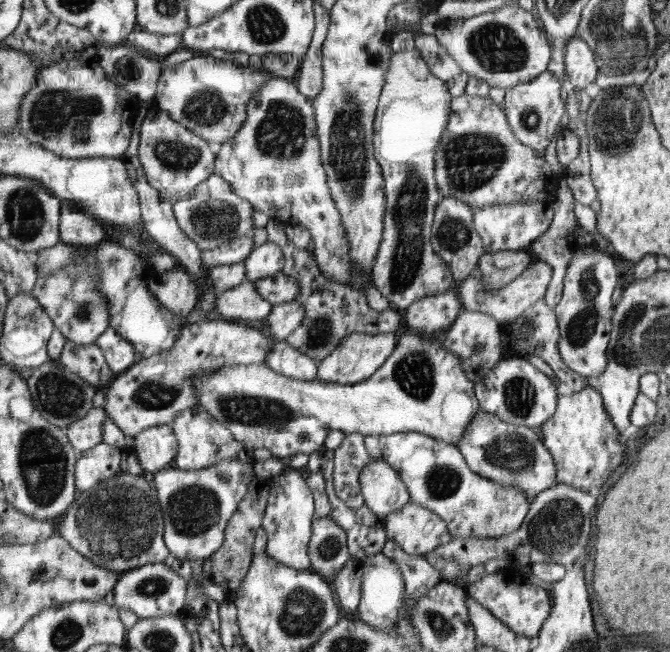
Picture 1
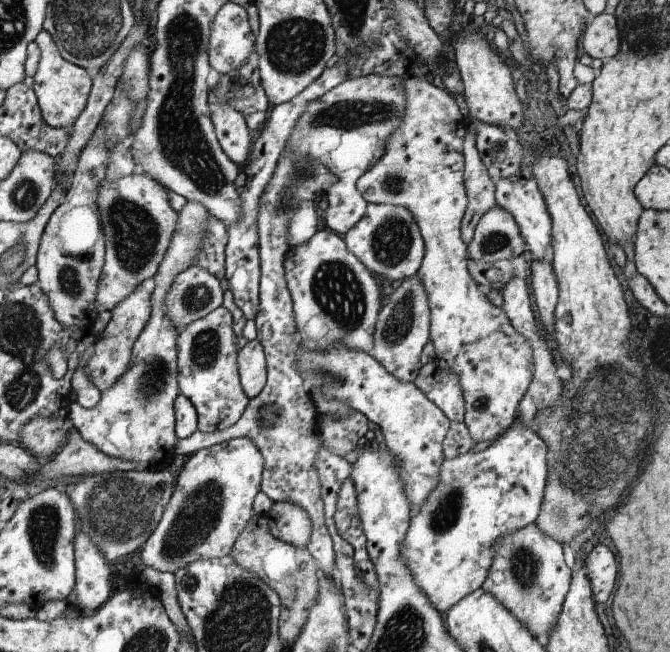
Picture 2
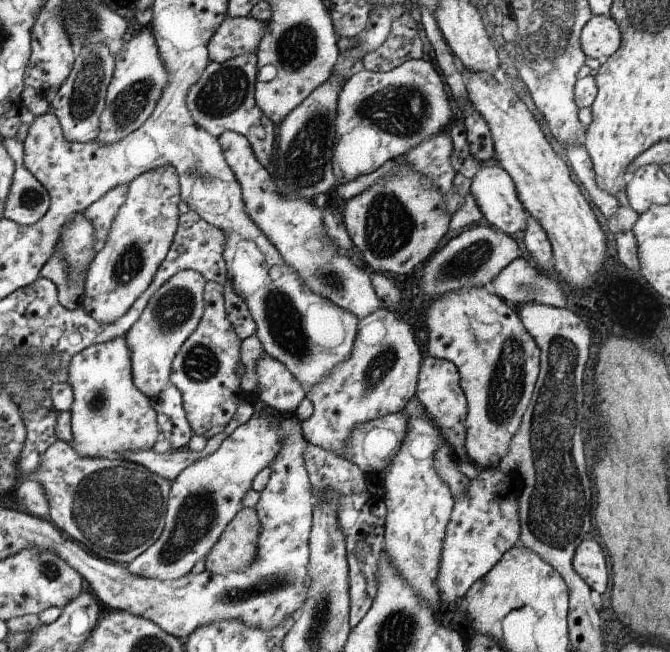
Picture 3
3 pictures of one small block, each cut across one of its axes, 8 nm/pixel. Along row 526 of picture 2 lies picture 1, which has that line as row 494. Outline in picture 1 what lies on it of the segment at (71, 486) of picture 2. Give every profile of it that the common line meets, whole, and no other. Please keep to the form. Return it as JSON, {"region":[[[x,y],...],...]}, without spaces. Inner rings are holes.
{"region":[[[120,472],[110,479],[106,479],[101,485],[80,492],[77,500],[56,520],[58,534],[65,538],[74,550],[80,551],[96,566],[123,572],[138,569],[139,567],[155,563],[164,563],[164,558],[170,554],[169,547],[165,545],[165,522],[161,510],[161,503],[157,497],[157,489],[150,488],[146,484],[146,475],[132,475]]]}

